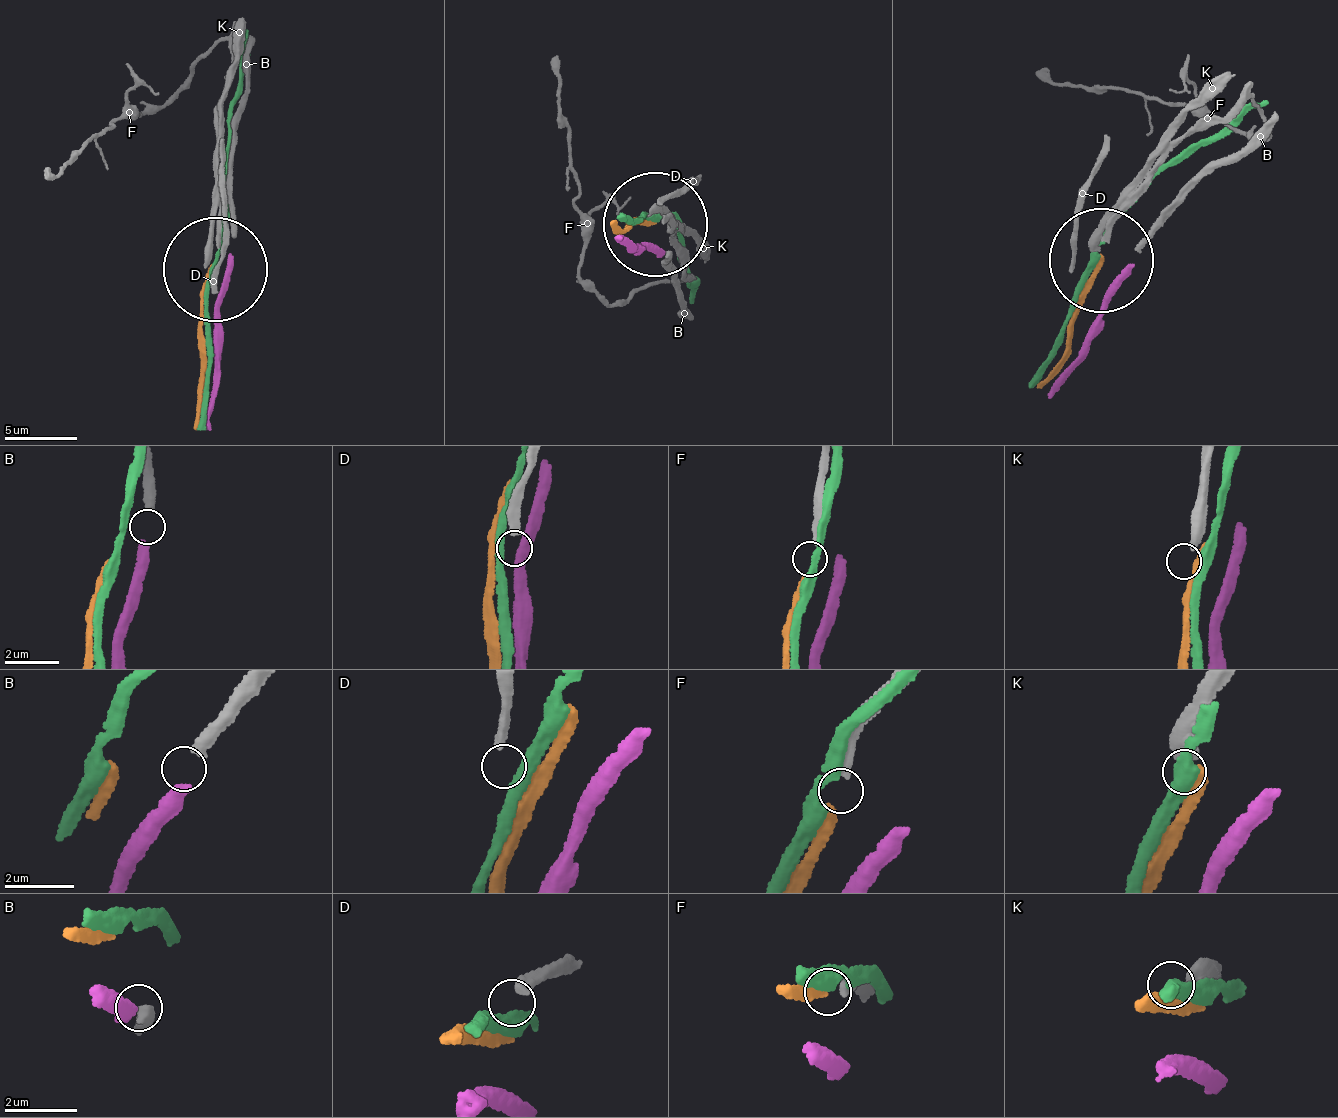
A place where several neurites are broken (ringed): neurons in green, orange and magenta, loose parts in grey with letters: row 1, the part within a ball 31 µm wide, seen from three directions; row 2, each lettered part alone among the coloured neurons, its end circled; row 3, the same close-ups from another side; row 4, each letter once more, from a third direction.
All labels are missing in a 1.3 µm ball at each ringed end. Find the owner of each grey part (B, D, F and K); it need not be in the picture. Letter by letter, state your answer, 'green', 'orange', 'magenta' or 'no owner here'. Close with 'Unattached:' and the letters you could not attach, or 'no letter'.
B: magenta
D: no owner here
F: orange
K: no owner here
Unattached: D, K

